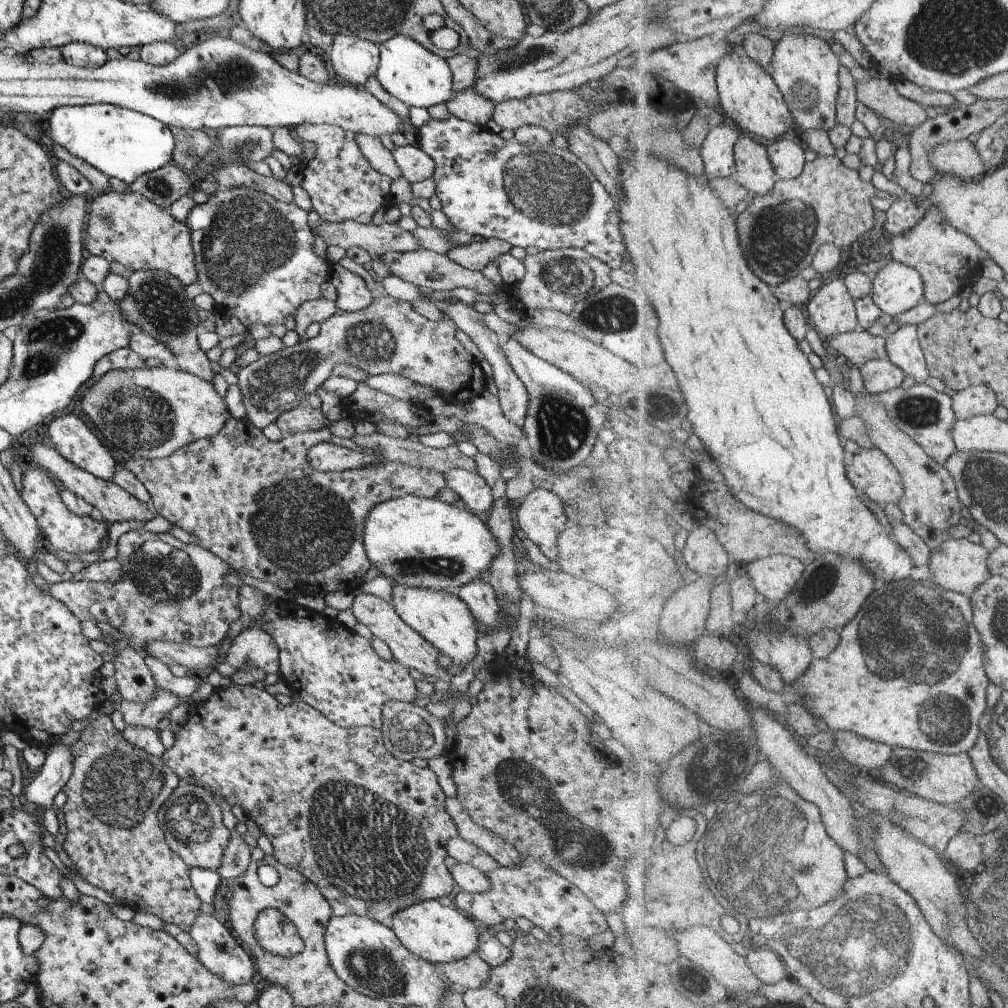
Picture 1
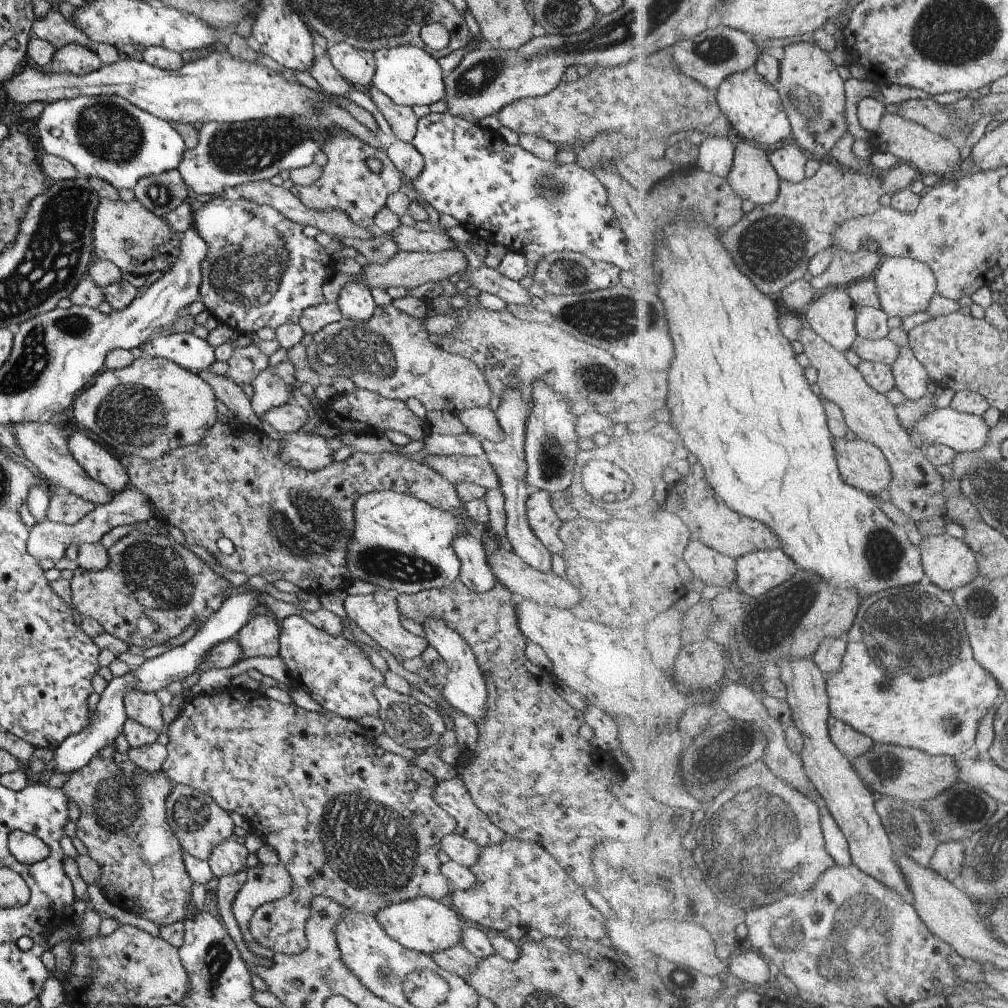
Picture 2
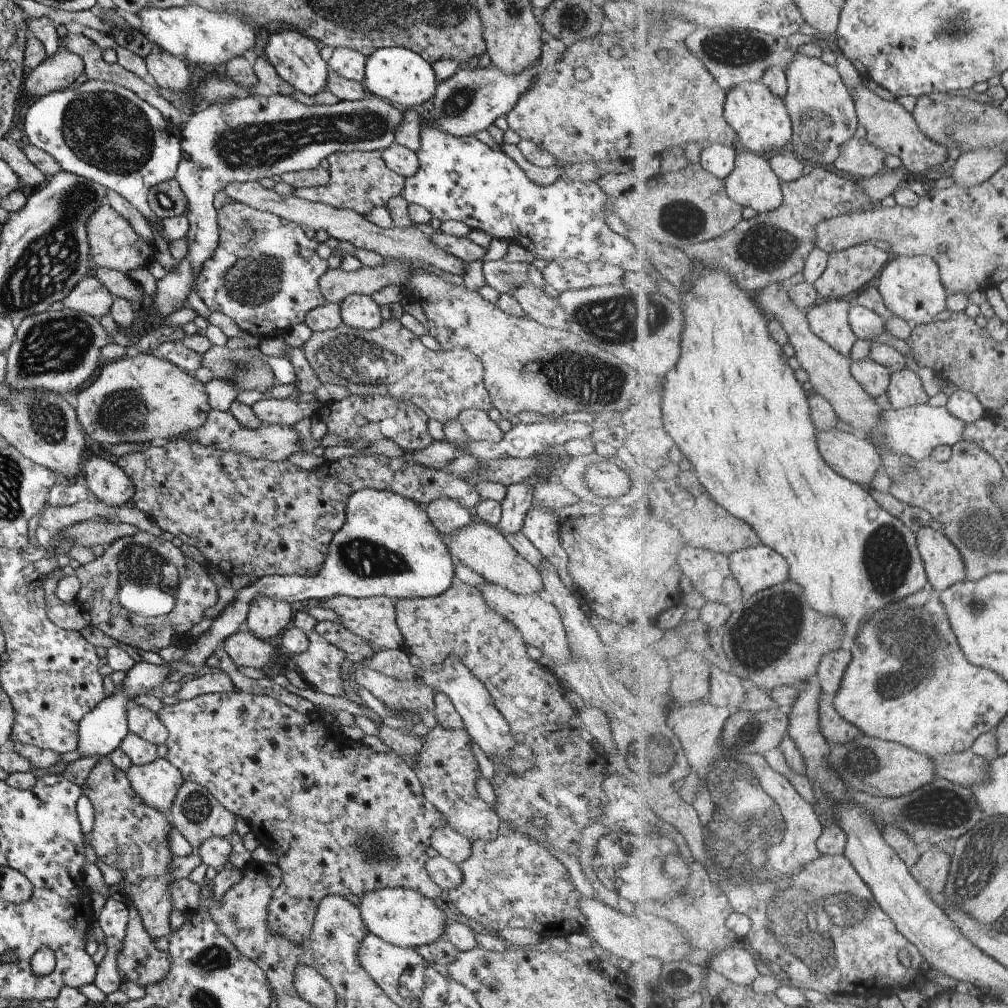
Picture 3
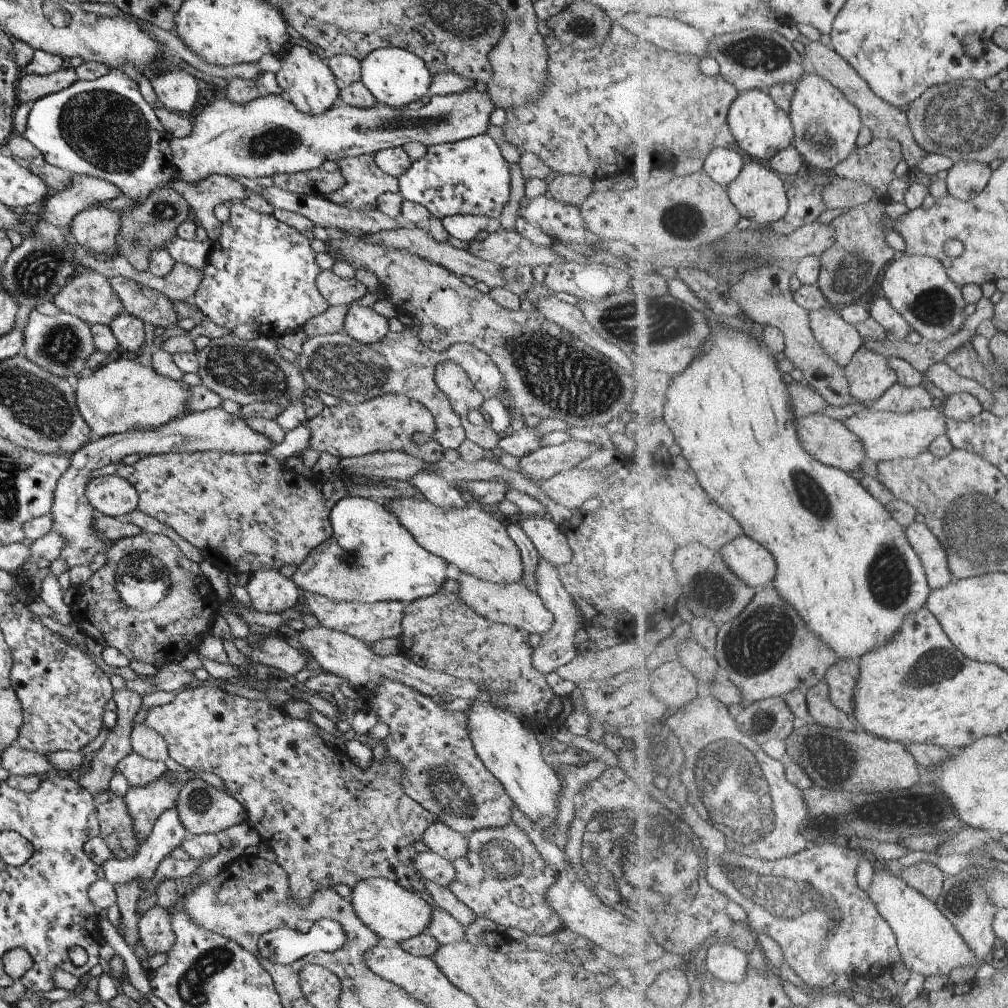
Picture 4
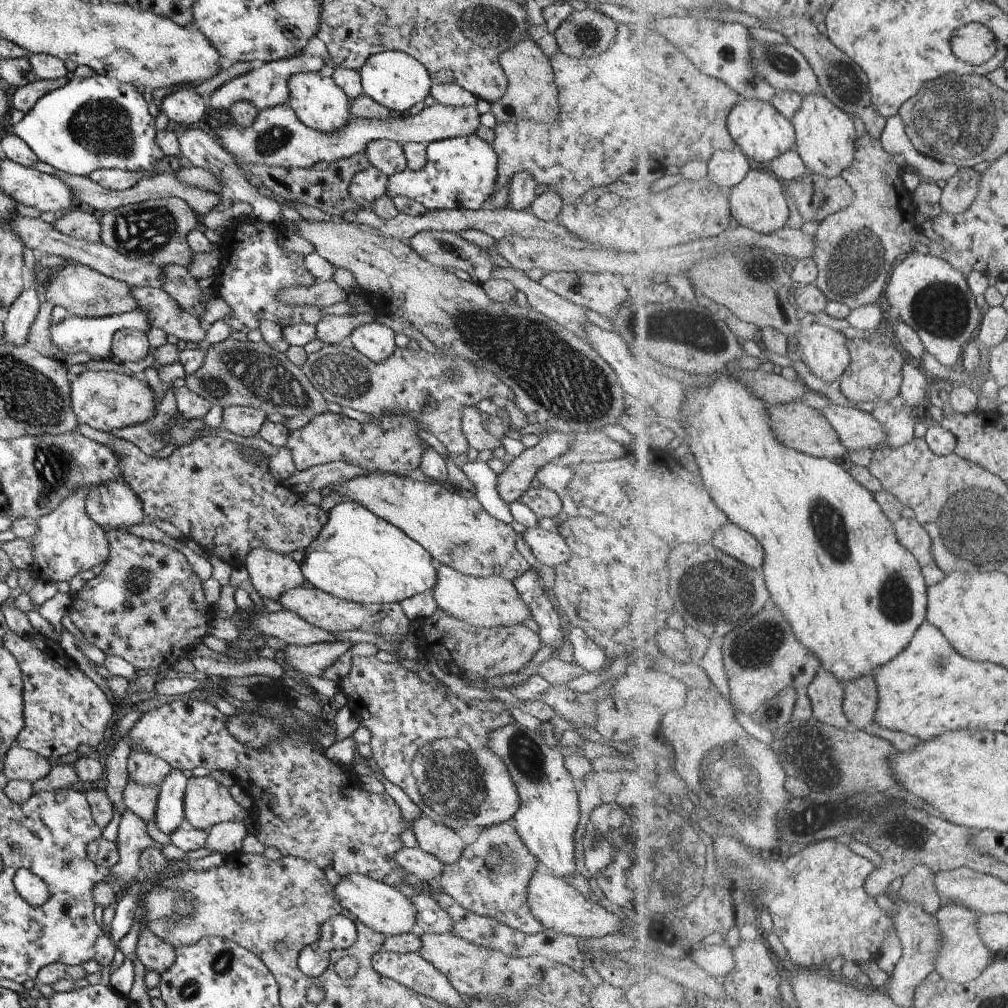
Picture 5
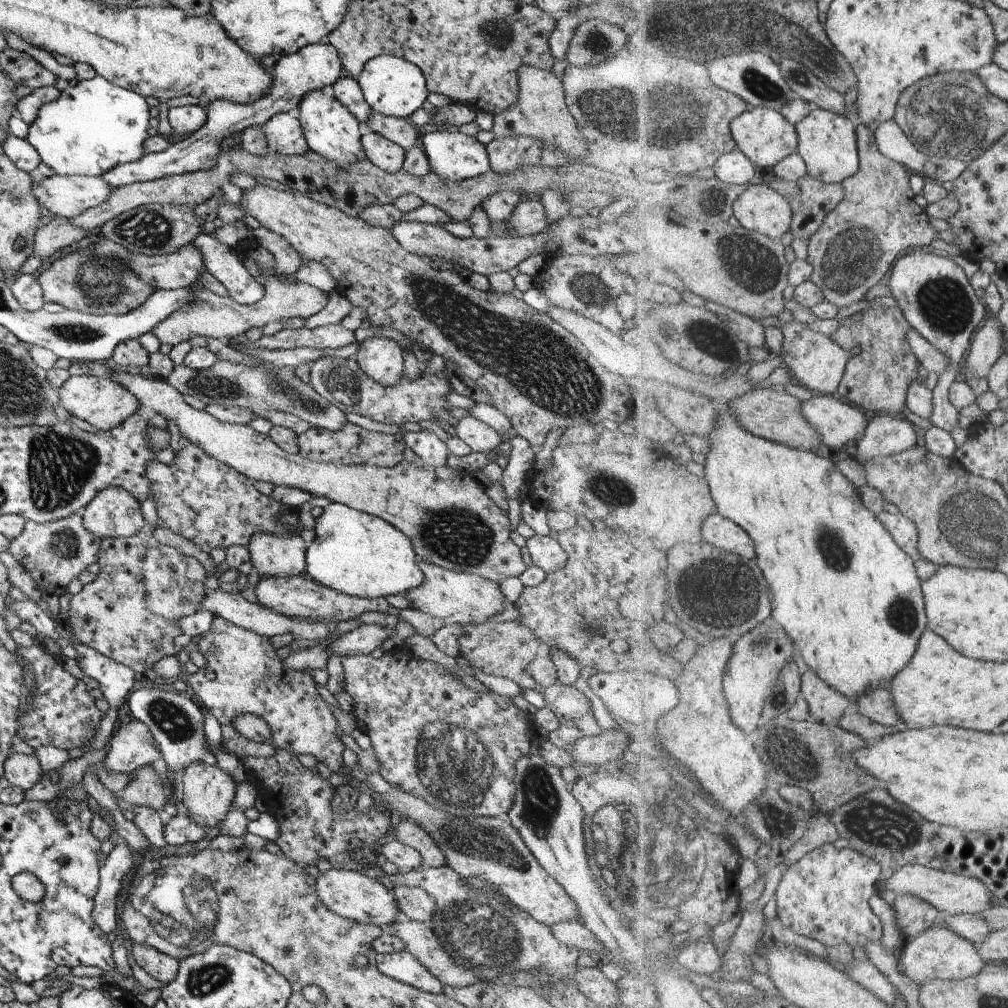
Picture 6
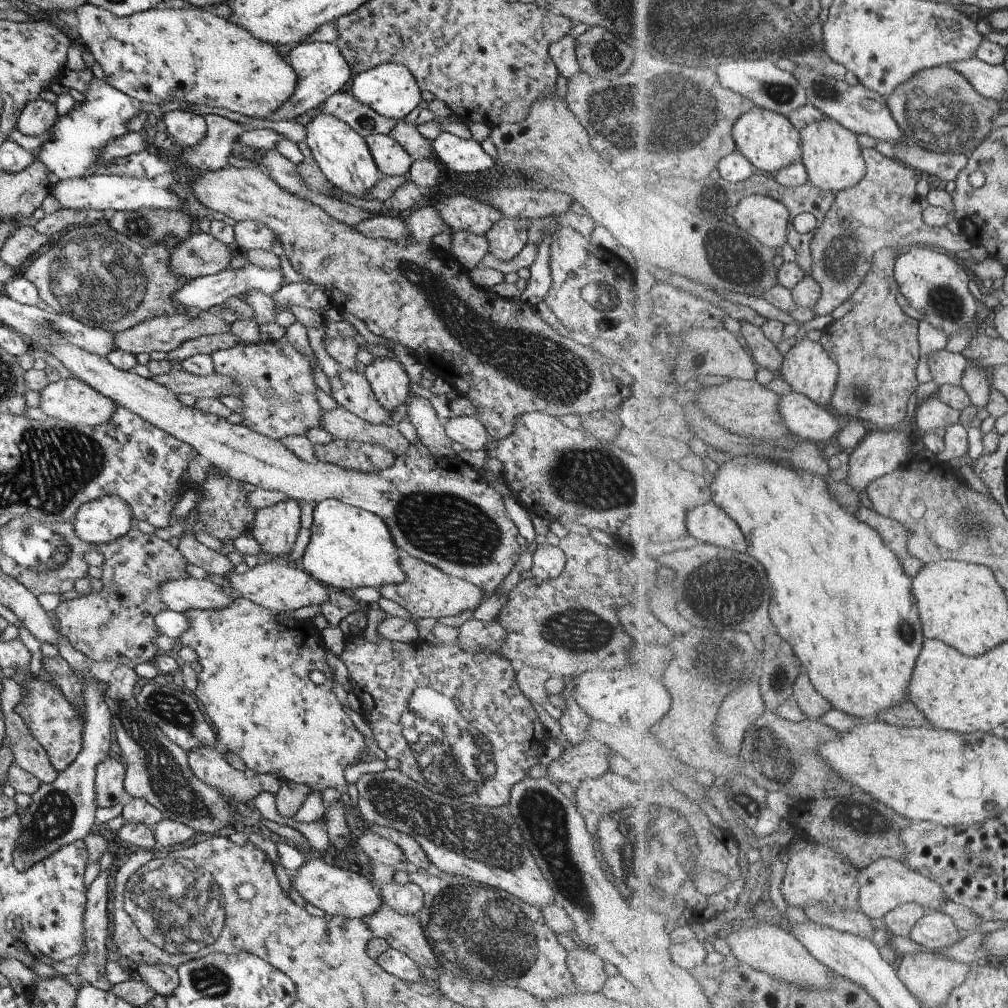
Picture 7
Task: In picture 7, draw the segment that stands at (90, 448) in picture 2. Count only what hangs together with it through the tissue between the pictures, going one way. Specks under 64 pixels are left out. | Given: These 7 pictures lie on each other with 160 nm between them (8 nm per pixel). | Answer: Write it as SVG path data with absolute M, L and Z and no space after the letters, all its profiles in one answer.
M103 495L79 506L72 525L77 538L94 546L127 534L134 521L125 501L117 495Z

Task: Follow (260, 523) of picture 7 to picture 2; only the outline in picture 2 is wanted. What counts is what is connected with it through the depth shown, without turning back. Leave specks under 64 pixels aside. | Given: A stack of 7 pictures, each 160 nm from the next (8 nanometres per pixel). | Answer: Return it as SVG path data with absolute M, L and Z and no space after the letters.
M266 612L254 616L243 625L235 634L235 638L242 653L239 661L253 657L273 658L278 656L278 620Z

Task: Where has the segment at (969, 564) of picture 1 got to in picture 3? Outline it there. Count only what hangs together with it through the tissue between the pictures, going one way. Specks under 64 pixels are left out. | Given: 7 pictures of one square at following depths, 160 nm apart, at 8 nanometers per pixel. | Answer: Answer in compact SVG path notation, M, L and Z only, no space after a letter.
M927 526L921 528L917 536L928 572L929 586L942 593L968 579L966 562L960 548L943 531Z

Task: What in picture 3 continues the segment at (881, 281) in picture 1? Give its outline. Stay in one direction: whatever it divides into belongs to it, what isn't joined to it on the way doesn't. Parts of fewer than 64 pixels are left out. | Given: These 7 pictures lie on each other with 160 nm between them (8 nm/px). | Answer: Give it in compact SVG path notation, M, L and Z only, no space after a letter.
M895 255L893 262L885 265L885 270L879 275L878 289L891 314L894 313L907 321L915 321L919 325L930 323L939 312L948 308L949 292L942 281L940 265L936 259L927 255Z

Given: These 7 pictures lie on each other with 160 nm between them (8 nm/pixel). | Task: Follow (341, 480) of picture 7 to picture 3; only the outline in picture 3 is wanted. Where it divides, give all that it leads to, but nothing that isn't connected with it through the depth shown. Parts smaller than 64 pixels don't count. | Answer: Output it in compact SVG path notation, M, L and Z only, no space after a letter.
M471 522L451 535L443 535L442 539L448 548L450 558L455 562L465 563L470 569L479 573L487 583L502 586L518 595L537 595L537 592L544 588L538 570L513 550L496 526L485 522L477 524Z

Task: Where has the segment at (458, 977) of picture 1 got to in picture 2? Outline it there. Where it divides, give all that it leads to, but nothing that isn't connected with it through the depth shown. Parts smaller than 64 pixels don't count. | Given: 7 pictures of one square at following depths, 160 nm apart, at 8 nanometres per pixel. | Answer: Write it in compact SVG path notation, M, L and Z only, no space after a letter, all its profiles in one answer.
M460 943L452 946L450 949L430 954L430 957L435 966L442 970L444 976L451 973L462 979L471 974L479 962L479 959L467 952Z

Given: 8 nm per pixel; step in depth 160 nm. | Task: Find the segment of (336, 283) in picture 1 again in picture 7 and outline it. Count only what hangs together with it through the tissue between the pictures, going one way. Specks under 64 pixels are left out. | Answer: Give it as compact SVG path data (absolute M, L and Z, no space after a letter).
M375 357L360 370L367 379L377 402L388 411L396 409L409 398L407 373L393 357Z

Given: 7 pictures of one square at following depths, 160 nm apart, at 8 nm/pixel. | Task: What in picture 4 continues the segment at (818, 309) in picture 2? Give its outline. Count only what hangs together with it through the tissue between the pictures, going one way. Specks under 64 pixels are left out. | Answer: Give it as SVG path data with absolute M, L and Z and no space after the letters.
M833 304L810 312L810 325L826 353L846 367L864 345L857 328L847 322L840 312L841 308Z

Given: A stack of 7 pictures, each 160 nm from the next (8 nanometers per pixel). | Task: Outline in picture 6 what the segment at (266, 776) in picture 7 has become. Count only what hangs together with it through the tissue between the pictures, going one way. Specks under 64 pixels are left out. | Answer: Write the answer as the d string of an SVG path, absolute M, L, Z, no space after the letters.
M206 762L185 767L179 784L179 802L186 816L199 826L216 827L230 811L236 784L217 765Z

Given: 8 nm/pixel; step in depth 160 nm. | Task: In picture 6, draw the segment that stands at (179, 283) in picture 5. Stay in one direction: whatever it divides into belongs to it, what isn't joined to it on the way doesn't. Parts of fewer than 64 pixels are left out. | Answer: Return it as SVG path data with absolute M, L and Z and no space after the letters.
M255 243L237 248L235 252L237 254L243 252L243 257L253 259L260 271L266 274L264 293L261 298L252 305L240 305L227 296L221 297L211 293L199 282L191 283L184 288L192 293L193 299L177 307L165 320L150 330L158 338L160 344L173 346L184 340L194 343L198 337L228 340L243 334L248 328L261 328L267 322L275 322L293 316L309 318L319 312L328 301L328 293L320 291L310 284L301 281L285 283L279 280L274 272L272 254Z

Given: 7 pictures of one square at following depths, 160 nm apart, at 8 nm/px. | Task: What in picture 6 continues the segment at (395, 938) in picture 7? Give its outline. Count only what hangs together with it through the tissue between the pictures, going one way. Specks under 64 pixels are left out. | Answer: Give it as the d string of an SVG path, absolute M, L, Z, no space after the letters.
M401 918L384 927L397 935L404 950L414 956L442 985L451 988L469 986L481 979L463 965L458 965L441 946L430 926L413 920Z

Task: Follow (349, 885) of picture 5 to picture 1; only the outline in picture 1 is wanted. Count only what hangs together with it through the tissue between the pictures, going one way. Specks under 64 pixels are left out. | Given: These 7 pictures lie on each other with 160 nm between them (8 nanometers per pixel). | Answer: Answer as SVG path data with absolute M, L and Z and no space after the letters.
M437 899L409 905L397 911L386 924L411 954L433 966L458 961L475 954L480 931L472 920L459 914L455 907L442 906Z

